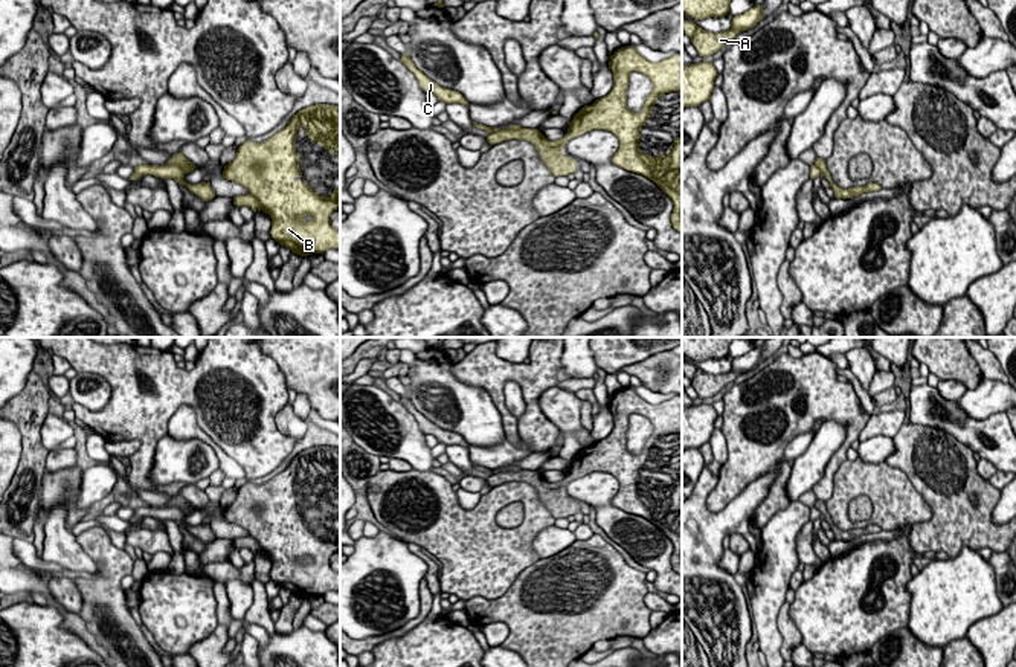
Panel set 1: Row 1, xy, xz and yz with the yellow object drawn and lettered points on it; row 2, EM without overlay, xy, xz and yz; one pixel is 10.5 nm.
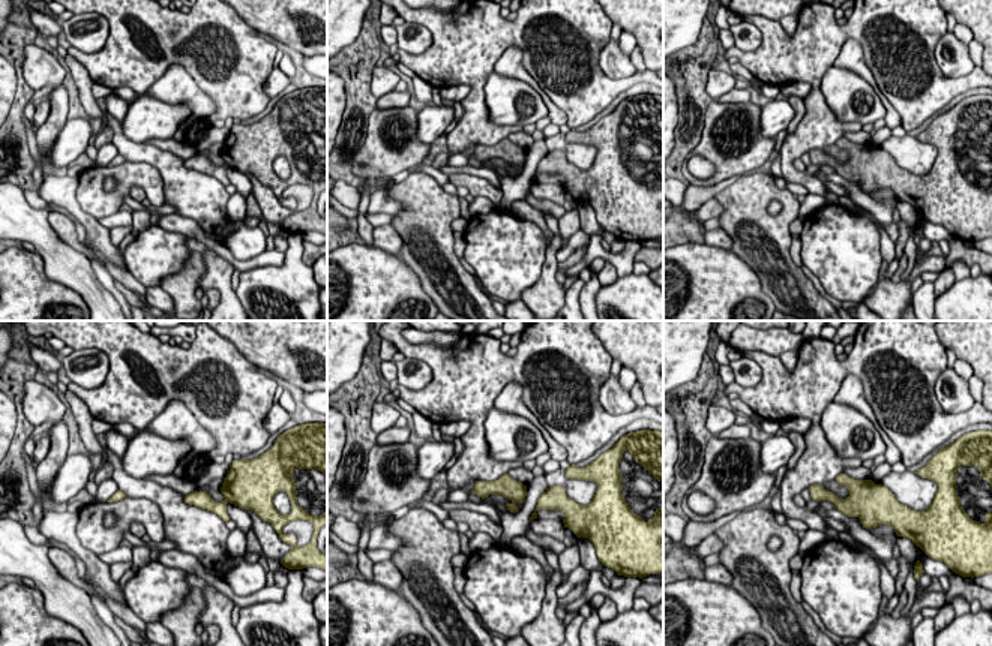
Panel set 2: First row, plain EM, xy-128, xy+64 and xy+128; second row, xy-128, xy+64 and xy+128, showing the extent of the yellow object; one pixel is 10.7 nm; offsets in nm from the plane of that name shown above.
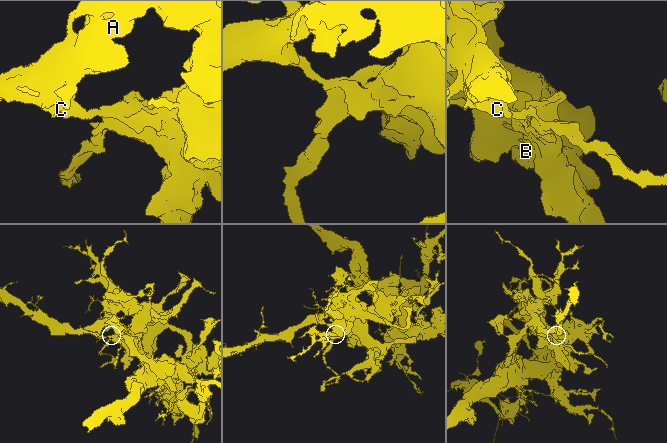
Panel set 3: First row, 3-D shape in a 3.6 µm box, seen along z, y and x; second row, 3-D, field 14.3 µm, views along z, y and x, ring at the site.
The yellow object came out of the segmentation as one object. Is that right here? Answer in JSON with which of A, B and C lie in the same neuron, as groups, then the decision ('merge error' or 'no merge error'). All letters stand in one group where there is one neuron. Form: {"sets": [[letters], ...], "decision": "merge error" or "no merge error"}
{"sets": [["A", "B"], ["C"]], "decision": "merge error"}

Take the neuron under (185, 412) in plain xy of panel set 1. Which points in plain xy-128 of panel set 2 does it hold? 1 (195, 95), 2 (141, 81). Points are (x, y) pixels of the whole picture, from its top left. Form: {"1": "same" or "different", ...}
{"1": "same", "2": "different"}

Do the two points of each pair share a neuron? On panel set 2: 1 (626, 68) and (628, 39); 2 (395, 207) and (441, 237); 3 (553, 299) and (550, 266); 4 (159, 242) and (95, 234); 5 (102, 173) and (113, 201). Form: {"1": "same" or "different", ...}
{"1": "different", "2": "different", "3": "same", "4": "different", "5": "same"}

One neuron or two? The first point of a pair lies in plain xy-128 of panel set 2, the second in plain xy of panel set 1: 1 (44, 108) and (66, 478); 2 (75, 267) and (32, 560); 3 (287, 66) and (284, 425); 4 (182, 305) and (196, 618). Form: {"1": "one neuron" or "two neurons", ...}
{"1": "two neurons", "2": "two neurons", "3": "two neurons", "4": "two neurons"}

